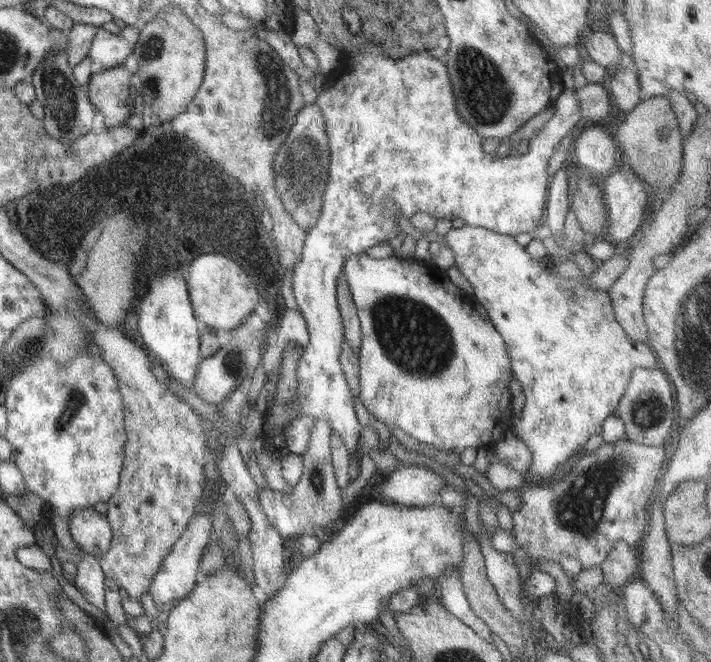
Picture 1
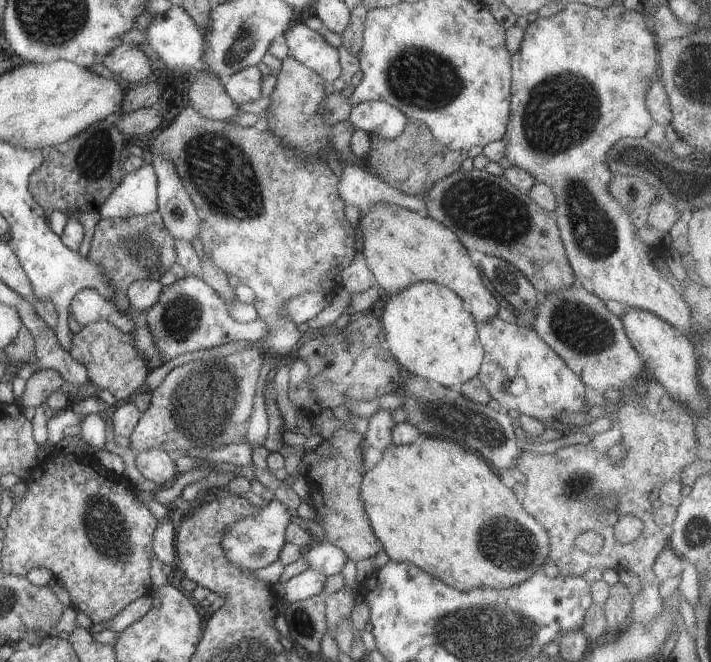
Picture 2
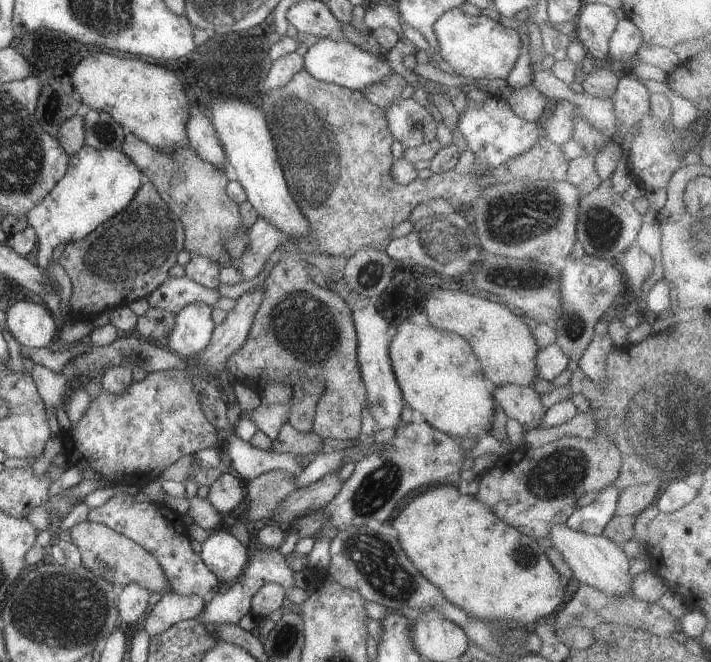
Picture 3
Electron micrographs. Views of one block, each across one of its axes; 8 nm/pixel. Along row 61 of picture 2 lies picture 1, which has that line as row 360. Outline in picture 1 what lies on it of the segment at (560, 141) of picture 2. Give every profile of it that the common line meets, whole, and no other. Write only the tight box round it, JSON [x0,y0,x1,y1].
[442,225,660,481]

